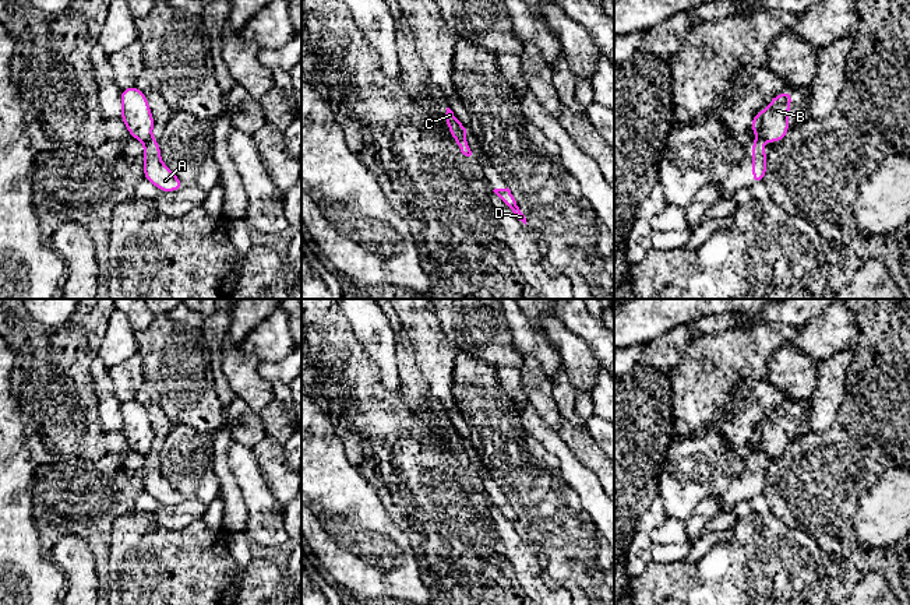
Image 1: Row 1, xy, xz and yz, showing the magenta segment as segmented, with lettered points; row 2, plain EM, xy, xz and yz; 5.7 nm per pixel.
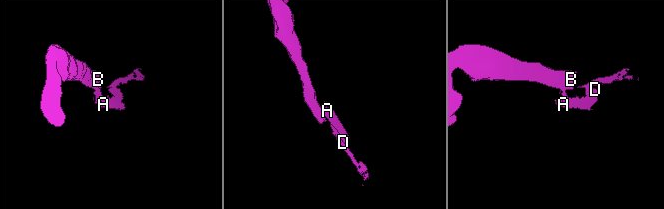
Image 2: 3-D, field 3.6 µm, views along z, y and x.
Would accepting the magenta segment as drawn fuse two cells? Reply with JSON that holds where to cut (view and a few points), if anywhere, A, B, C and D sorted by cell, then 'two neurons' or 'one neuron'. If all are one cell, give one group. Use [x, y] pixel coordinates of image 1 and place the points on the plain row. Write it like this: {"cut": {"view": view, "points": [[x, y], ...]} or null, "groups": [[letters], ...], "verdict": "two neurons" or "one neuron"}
{"cut": {"view": "xy", "points": [[151, 450], [144, 457]]}, "groups": [["A", "D"], ["B", "C"]], "verdict": "two neurons"}

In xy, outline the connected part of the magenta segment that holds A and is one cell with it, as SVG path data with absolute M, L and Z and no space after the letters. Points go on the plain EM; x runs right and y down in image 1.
M155 451L144 457L144 492L155 497L159 504L176 504L184 499L162 475L159 454Z

